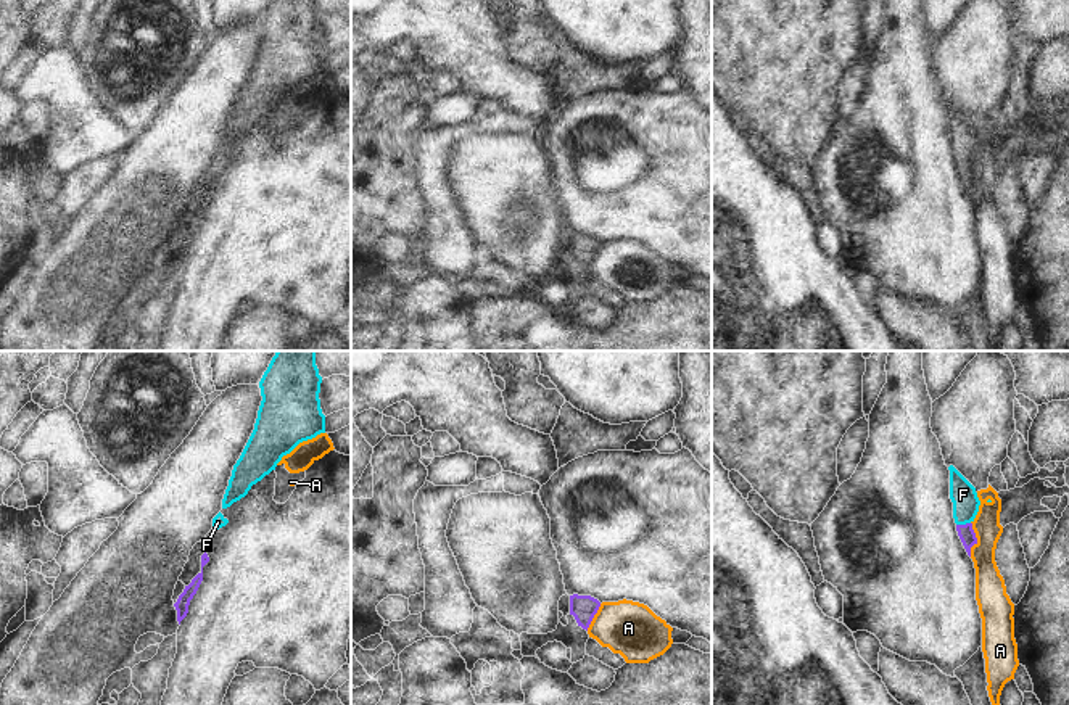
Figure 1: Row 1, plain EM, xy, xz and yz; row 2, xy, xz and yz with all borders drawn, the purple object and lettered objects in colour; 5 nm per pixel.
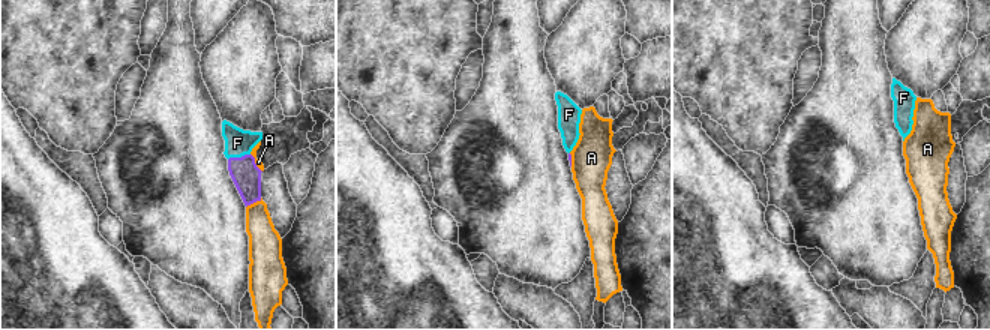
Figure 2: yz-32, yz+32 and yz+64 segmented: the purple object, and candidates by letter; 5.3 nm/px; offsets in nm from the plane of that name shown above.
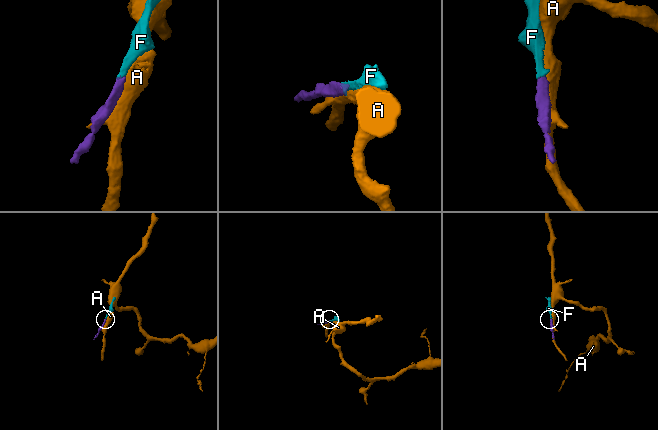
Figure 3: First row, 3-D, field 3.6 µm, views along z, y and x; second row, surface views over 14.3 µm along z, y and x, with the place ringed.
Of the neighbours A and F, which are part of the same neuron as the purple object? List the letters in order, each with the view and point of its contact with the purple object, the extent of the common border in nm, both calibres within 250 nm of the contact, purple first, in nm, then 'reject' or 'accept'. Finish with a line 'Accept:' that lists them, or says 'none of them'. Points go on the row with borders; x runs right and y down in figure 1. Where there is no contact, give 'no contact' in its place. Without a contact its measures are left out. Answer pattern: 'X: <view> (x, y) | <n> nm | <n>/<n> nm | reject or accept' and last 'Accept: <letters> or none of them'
A: yz (976, 540) | 180 nm | 80/140 nm | reject
F: yz (963, 525) | 70 nm | 80/130 nm | accept
Accept: F

